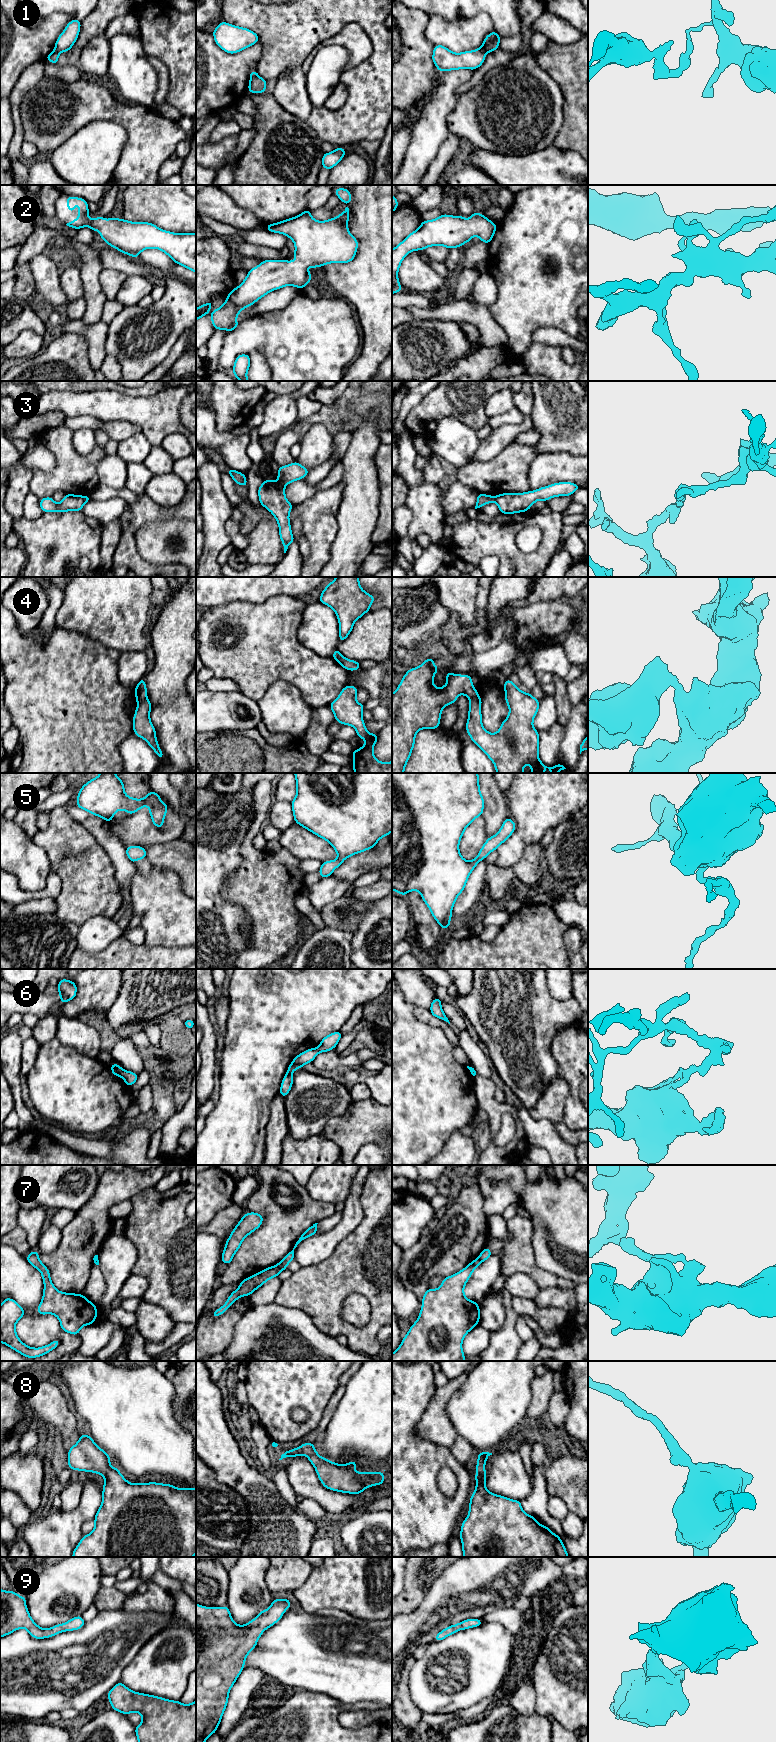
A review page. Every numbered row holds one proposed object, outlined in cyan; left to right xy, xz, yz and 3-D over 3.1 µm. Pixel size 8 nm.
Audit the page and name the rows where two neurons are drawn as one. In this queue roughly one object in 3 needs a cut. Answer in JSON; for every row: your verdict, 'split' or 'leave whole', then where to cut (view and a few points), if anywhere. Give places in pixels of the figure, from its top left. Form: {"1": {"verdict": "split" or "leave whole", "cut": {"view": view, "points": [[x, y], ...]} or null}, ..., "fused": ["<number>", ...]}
{"1": {"verdict": "split", "cut": {"view": "yz", "points": [[480, 48], [485, 53]]}}, "2": {"verdict": "leave whole", "cut": null}, "3": {"verdict": "split", "cut": {"view": "xz", "points": [[278, 482], [284, 486]]}}, "4": {"verdict": "split", "cut": {"view": "xy", "points": [[147, 698], [138, 703]]}}, "5": {"verdict": "leave whole", "cut": null}, "6": {"verdict": "split", "cut": {"view": "xy", "points": [[123, 1070], [120, 1076]]}}, "7": {"verdict": "split", "cut": {"view": "yz", "points": [[478, 1257], [481, 1261]]}}, "8": {"verdict": "leave whole", "cut": null}, "9": {"verdict": "leave whole", "cut": null}, "fused": ["1", "3", "4", "6", "7"]}

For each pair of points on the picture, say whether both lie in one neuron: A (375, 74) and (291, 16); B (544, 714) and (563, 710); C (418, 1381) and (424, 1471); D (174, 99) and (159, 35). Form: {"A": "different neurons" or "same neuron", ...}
{"A": "same neuron", "B": "different neurons", "C": "same neuron", "D": "same neuron"}

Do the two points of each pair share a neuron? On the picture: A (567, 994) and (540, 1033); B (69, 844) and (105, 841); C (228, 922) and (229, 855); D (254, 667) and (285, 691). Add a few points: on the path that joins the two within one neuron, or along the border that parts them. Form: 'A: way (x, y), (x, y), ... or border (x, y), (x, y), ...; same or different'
A: border (546, 984), (553, 998), (561, 1001), (572, 999); different
B: border (82, 824), (111, 861); different
C: way (216, 905), (215, 872); same
D: border (297, 688), (285, 681), (276, 680), (259, 700); different

